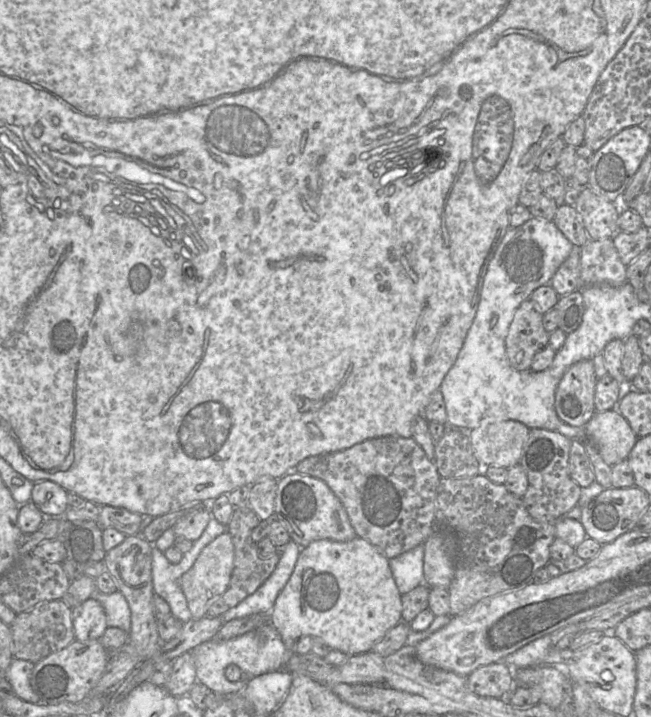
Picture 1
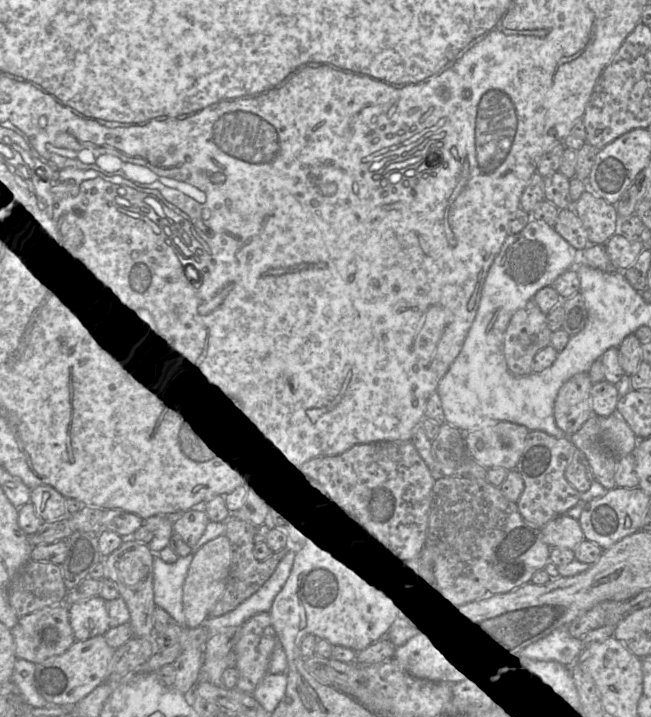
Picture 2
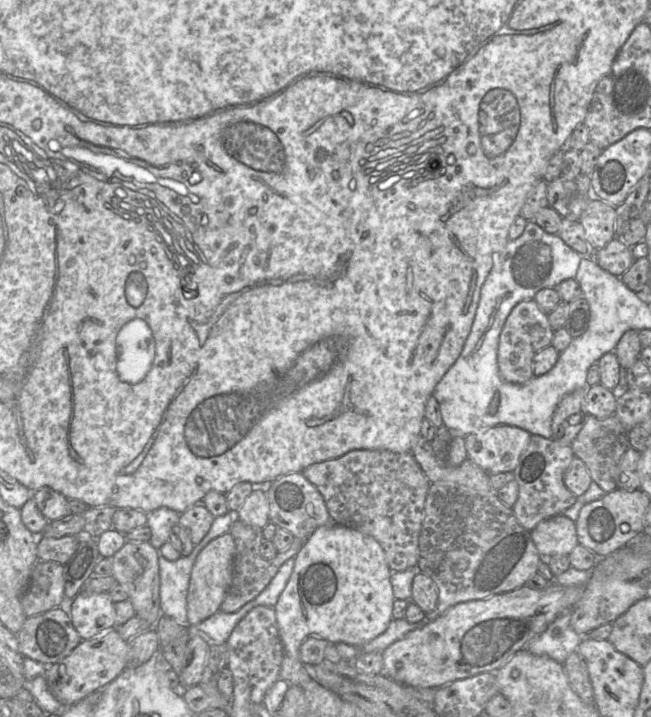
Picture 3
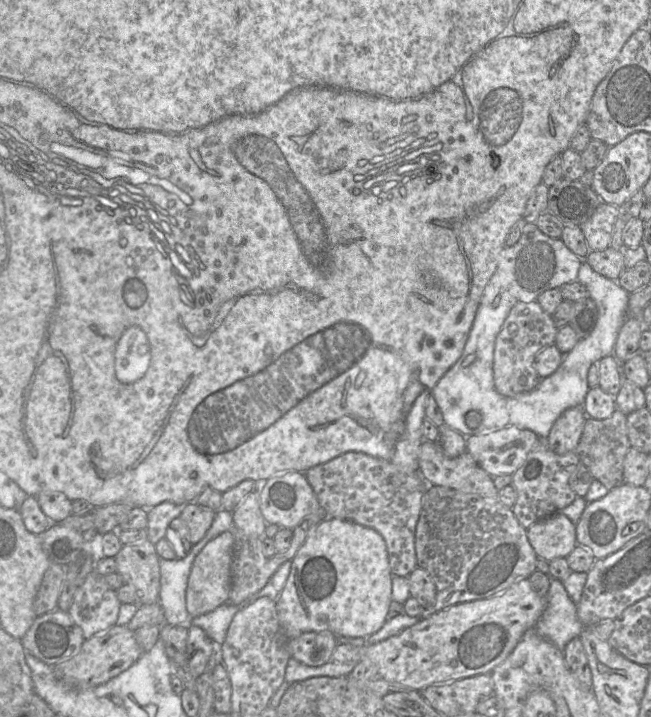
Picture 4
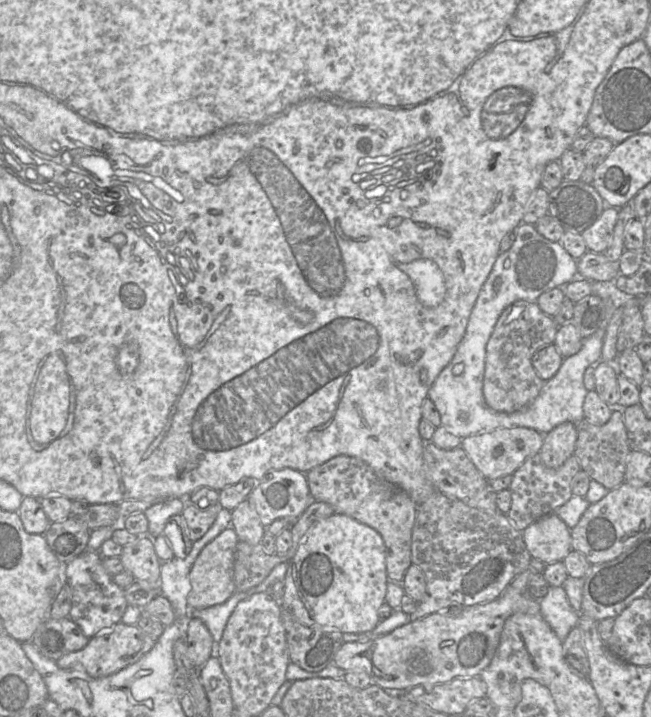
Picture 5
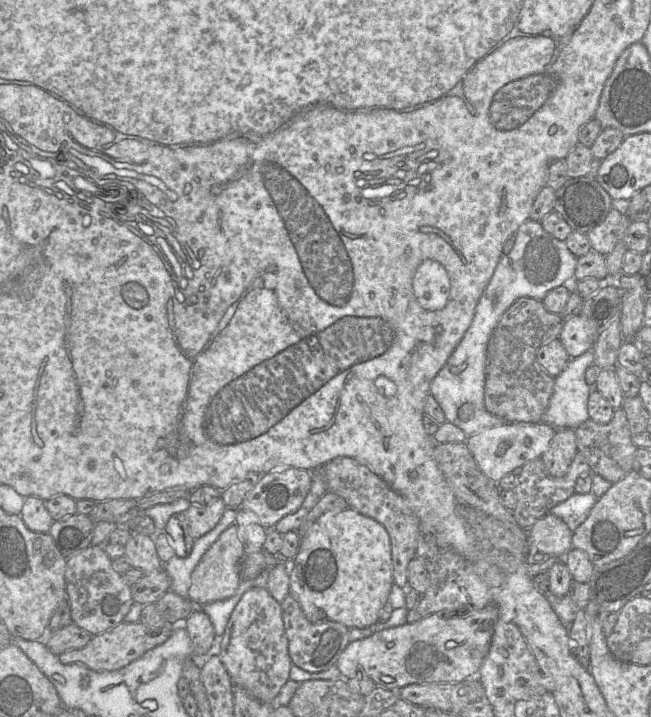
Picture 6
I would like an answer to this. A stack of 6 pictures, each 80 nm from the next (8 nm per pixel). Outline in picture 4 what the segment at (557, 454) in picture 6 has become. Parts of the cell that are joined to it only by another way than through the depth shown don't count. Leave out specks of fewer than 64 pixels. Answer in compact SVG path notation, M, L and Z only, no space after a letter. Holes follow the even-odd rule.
M583 407L565 410L553 424L545 440L547 447L558 455L575 451L587 418Z

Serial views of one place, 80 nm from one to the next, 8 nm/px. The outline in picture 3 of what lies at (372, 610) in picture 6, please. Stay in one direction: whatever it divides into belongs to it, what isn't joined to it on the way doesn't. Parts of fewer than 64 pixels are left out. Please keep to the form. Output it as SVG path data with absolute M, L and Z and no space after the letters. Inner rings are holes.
M335 523L318 527L295 556L291 576L274 606L285 654L301 661L300 646L311 635L317 635L331 644L347 643L361 647L384 633L393 619L395 597L391 574L386 554L373 537Z

